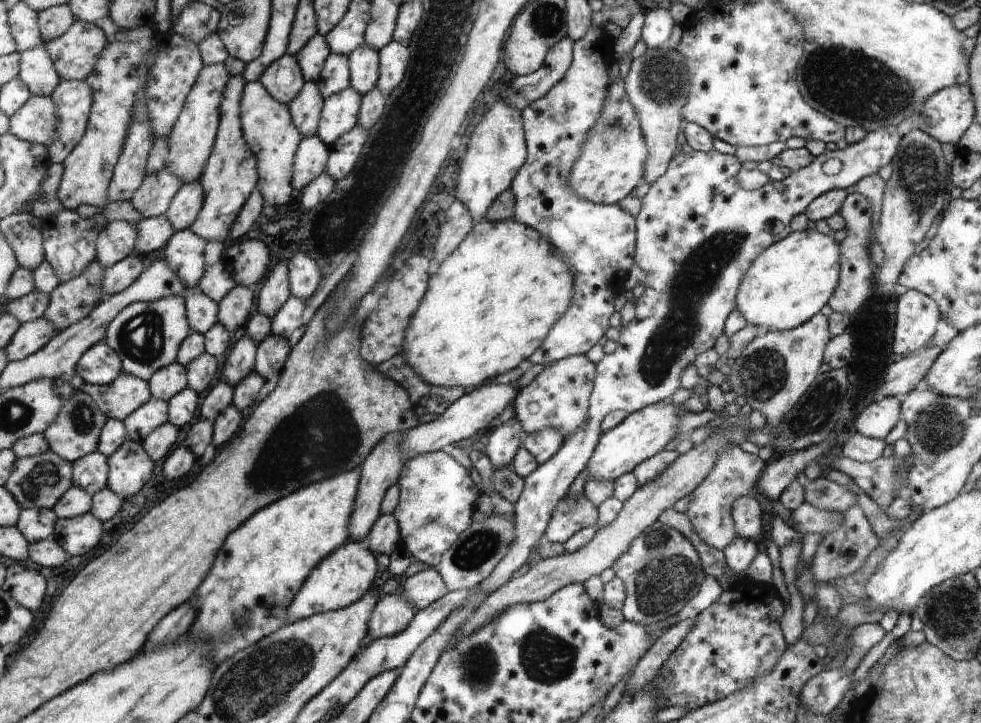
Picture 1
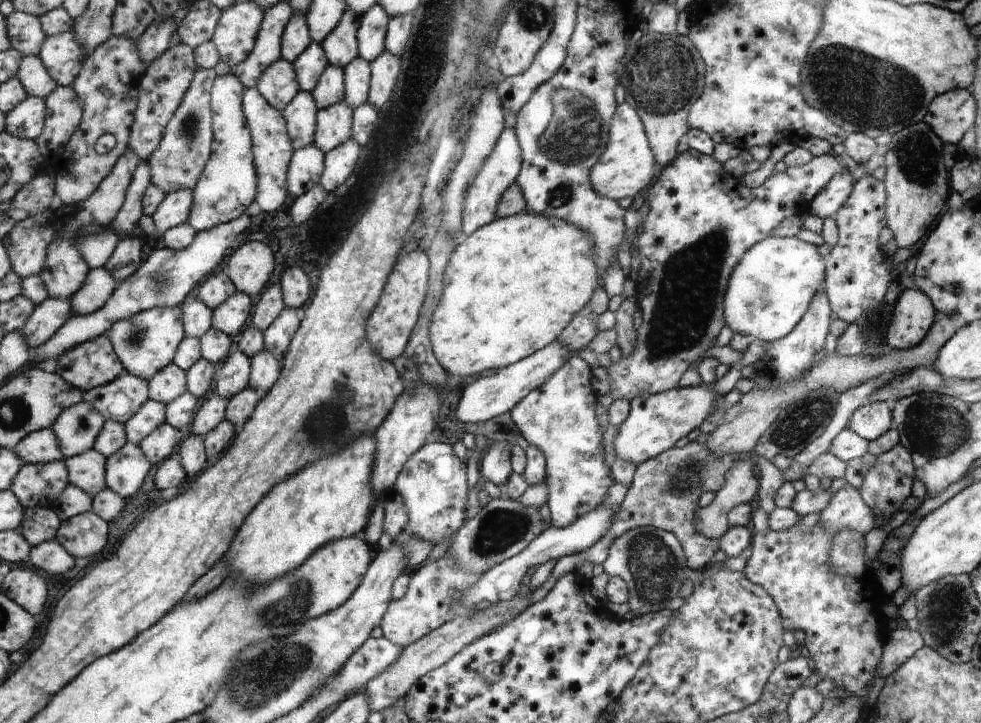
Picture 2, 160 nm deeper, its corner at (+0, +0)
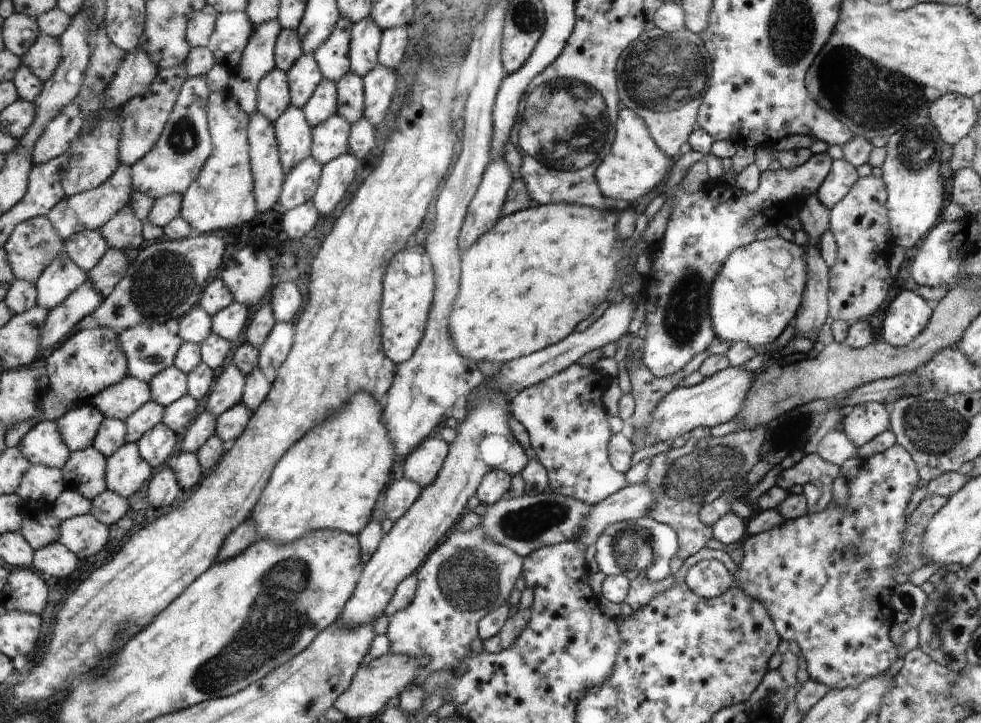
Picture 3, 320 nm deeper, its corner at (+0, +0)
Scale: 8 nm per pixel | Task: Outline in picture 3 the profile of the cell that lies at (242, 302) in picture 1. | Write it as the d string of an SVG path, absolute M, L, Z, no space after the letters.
M234 301L220 313L213 314L213 333L220 335L228 342L236 342L240 338L240 334L244 332L246 322L248 322L248 308L244 308L244 305L238 301Z

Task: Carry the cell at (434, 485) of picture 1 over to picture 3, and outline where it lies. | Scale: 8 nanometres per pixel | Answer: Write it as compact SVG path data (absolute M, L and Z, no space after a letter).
M429 438L399 464L396 475L409 478L424 488L437 477L449 451L442 438Z

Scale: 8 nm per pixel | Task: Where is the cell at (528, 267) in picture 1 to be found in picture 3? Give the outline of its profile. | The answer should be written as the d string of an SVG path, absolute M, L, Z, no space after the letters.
M570 203L539 204L538 206L501 217L492 230L483 234L468 250L461 254L461 286L449 320L451 337L459 353L464 358L475 363L480 362L480 360L507 363L545 349L550 344L556 344L558 341L568 337L569 334L572 334L576 324L586 320L594 312L594 308L608 298L608 290L614 284L616 262L618 262L618 268L620 268L620 262L622 262L622 256L624 256L623 242L625 241L620 240L620 236L616 232L616 220L618 220L618 217L616 212L612 212L612 210L605 211L591 206Z

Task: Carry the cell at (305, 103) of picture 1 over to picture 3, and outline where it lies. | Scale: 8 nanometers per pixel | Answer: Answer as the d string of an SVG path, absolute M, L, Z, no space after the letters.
M292 103L274 122L284 174L288 174L312 153L312 128L302 108Z

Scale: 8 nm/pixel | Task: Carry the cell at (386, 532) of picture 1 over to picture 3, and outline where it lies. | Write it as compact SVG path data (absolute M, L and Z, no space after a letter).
M396 475L385 494L385 518L395 523L416 502L422 489L421 484Z

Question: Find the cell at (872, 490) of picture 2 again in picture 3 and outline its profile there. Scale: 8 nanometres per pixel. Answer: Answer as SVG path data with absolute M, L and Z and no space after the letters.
M898 443L863 462L856 477L847 481L849 497L845 505L828 504L822 512L804 513L770 530L746 536L739 545L744 550L743 560L735 571L713 558L692 565L685 576L690 590L703 599L720 596L730 587L745 590L772 616L779 637L800 647L809 678L838 690L886 673L899 653L888 636L895 609L890 598L898 585L892 574L898 567L898 550L903 547L902 530L908 524L904 516L908 500L921 477L913 455Z

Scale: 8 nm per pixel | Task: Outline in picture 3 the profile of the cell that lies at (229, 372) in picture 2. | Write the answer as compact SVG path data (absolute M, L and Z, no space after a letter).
M230 362L226 369L213 384L213 390L208 396L206 411L218 418L230 407L241 402L245 385L245 376L240 368Z

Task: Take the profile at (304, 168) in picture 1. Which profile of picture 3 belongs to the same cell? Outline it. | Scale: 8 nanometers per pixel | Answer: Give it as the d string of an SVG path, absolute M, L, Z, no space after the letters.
M312 155L297 164L284 180L280 204L293 209L312 201L320 184L322 164Z

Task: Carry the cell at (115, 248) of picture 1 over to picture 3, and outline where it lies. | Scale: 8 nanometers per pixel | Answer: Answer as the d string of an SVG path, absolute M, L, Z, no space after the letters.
M85 230L66 240L66 252L87 273L91 273L109 253L111 244L101 230Z

